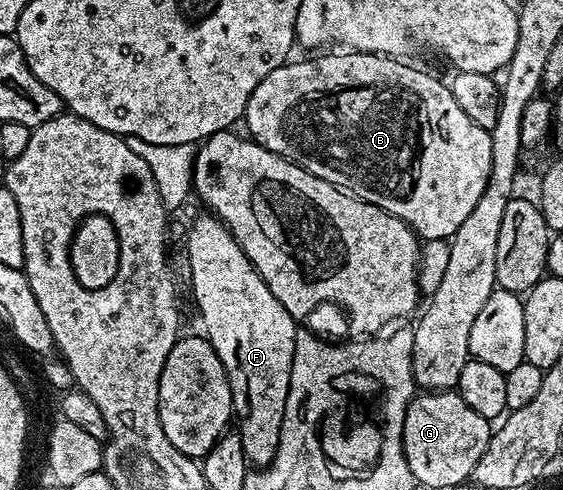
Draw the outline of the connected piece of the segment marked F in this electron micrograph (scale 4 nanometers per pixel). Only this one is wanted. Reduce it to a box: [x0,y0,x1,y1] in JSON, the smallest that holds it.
[188,213,297,469]

